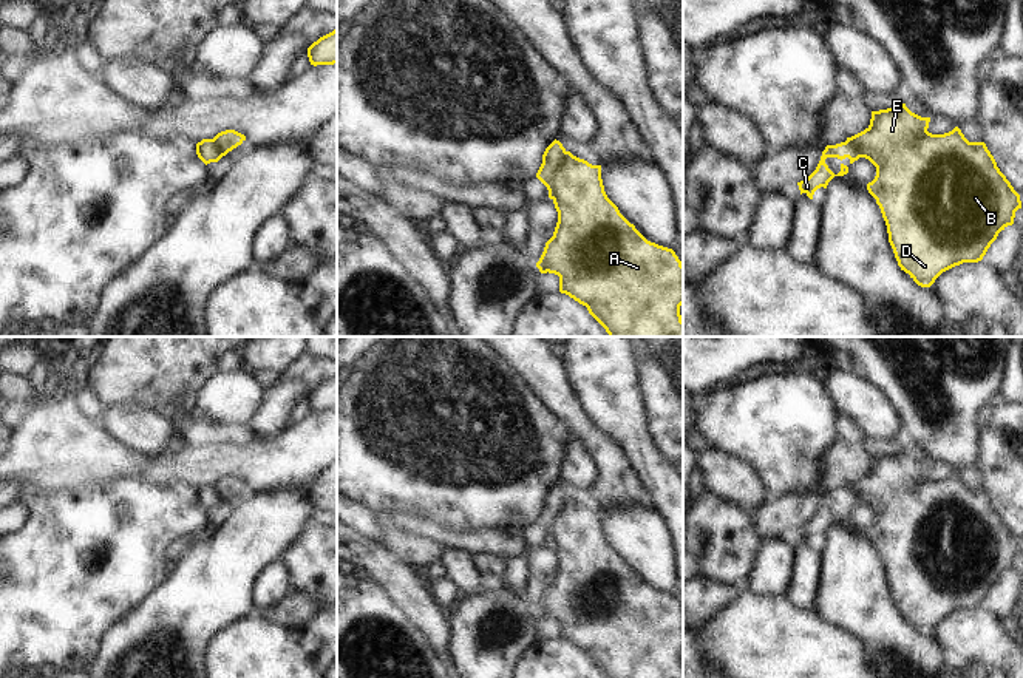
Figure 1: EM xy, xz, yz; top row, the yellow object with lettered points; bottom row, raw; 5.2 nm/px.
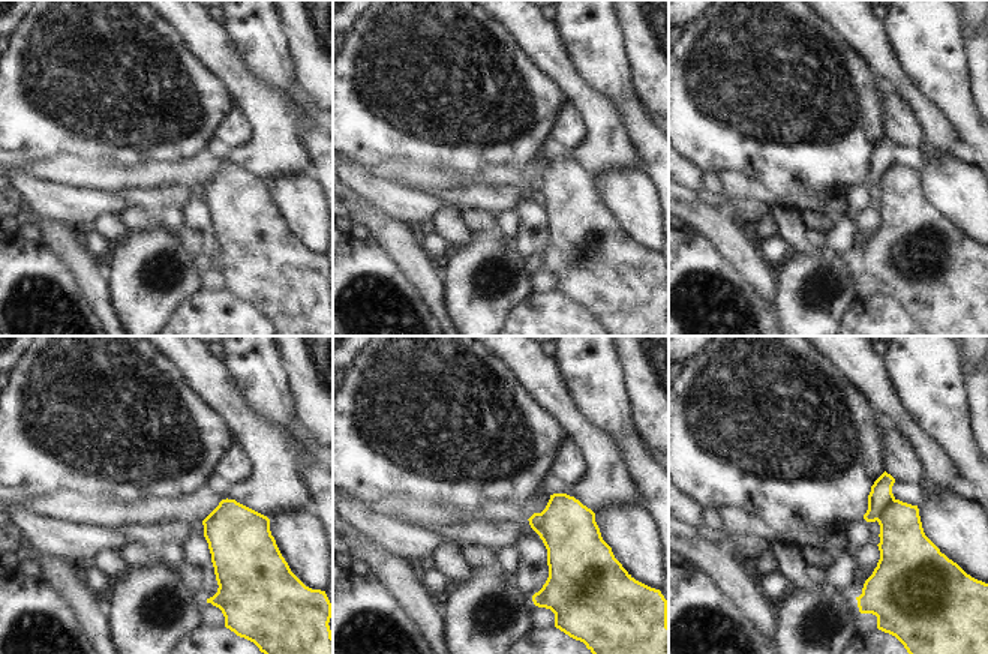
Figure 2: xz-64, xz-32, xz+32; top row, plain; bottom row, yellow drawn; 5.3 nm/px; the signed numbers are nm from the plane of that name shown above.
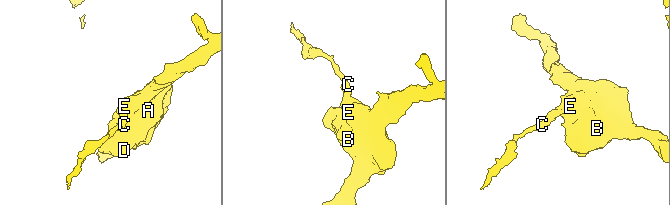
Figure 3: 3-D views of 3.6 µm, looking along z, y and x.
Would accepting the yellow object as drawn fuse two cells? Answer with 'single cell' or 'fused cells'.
fused cells

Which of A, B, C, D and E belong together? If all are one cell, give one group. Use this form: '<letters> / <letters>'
A B D E / C

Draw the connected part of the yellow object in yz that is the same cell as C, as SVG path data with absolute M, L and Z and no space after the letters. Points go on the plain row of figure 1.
M848 486L836 490L836 491L827 491L825 496L822 497L822 502L816 516L807 525L797 528L800 541L805 539L810 545L813 545L813 541L817 534L821 533L827 534L828 528L834 522L844 522L848 519L848 513L841 510L841 517L834 520L825 510L827 503L838 503L841 507L848 503L850 510L853 510L861 502L858 494Z

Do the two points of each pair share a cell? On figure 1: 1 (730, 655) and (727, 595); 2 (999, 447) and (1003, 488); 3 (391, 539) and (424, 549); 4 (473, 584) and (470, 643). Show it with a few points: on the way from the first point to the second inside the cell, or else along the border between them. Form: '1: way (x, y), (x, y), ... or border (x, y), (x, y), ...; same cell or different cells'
1: border (745, 589), (705, 624); different cells
2: way (1003, 457), (1003, 477); same cell
3: way (399, 544), (407, 549), (416, 549); same cell
4: border (486, 581), (479, 593), (465, 596); different cells

